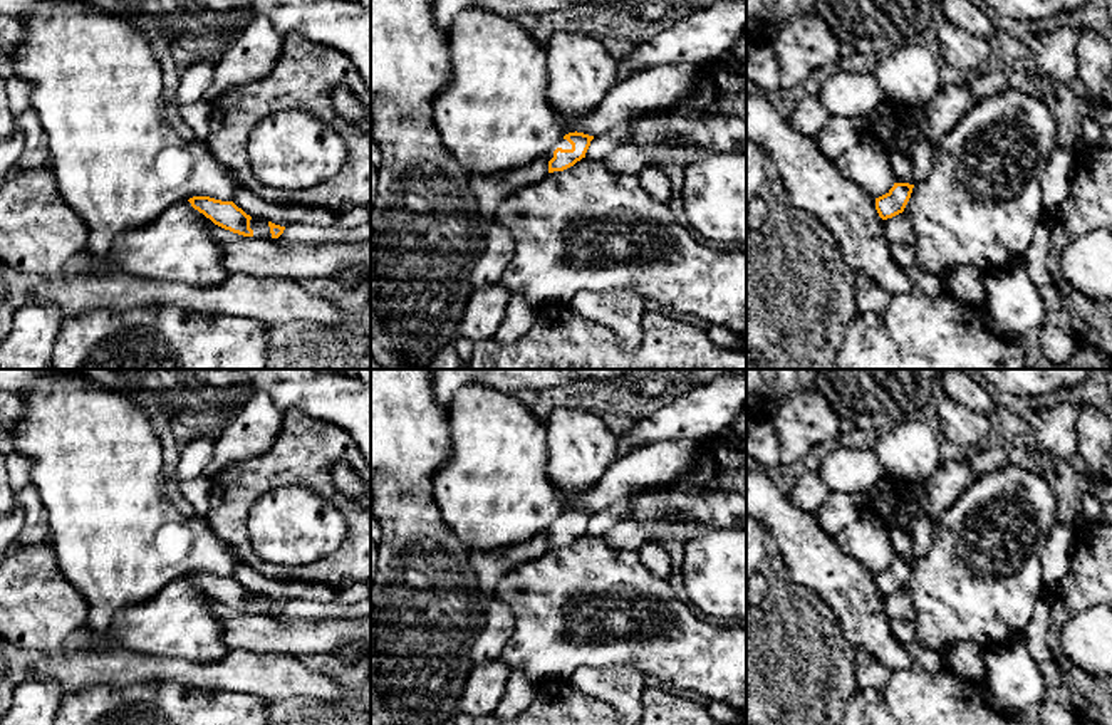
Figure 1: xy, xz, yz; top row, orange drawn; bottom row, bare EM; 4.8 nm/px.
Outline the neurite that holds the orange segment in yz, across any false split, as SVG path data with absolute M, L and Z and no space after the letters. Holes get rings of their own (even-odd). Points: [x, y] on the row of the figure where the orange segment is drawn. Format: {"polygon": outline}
{"polygon": "M894 183L894 186L882 196L876 198L876 210L882 220L892 218L904 211L914 185Z"}

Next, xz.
{"polygon": "M584 133L565 134L550 151L548 151L548 173L564 171L574 166L577 161L585 158L594 136Z"}

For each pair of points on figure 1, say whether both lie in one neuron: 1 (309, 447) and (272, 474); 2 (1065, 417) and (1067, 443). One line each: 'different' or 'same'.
1: same
2: same

